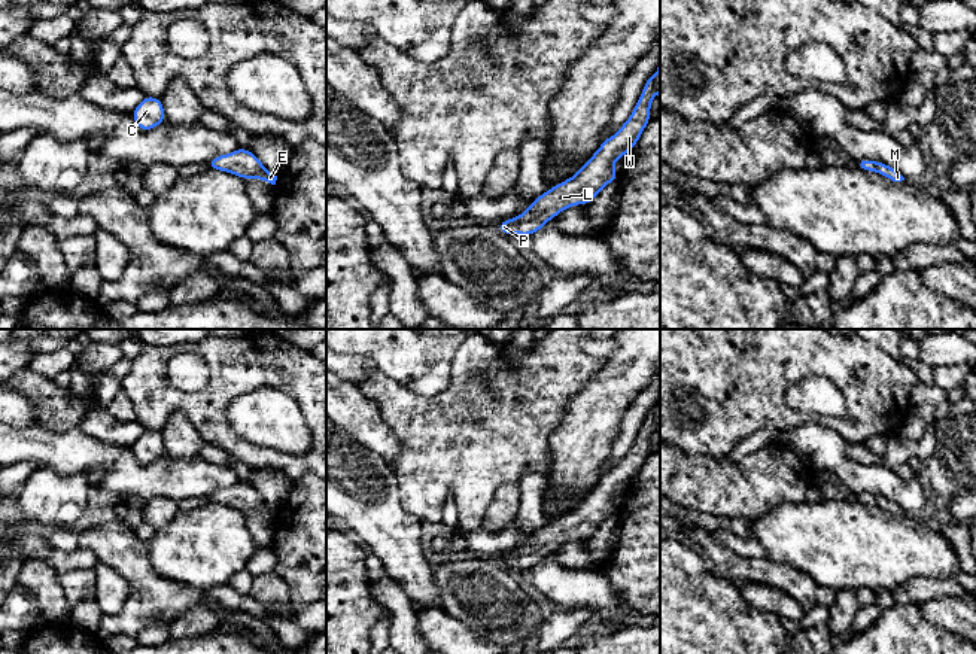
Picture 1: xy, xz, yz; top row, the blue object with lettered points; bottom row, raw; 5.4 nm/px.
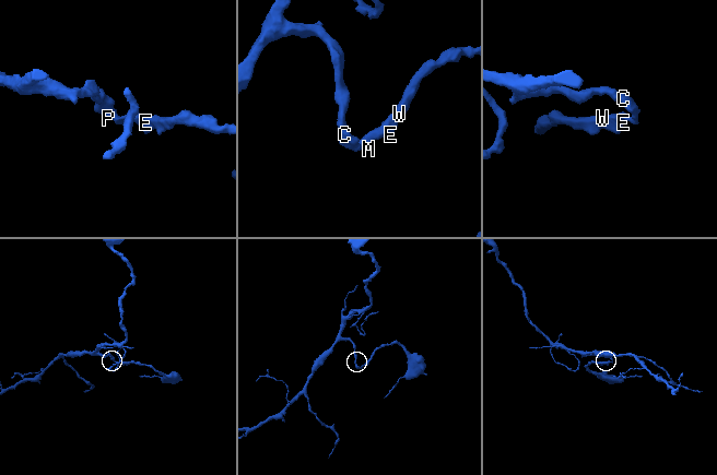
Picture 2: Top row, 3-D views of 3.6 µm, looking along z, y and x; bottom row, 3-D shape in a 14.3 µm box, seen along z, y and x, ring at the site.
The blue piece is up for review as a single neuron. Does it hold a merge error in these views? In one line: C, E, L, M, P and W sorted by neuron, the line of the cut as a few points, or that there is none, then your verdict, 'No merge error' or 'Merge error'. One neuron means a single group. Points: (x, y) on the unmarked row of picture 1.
Groups: C E L M P W. No split. No merge error

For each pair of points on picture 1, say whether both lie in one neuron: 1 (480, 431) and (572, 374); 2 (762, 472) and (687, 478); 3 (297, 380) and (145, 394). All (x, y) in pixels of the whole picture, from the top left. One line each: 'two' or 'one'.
1: one
2: one
3: one

